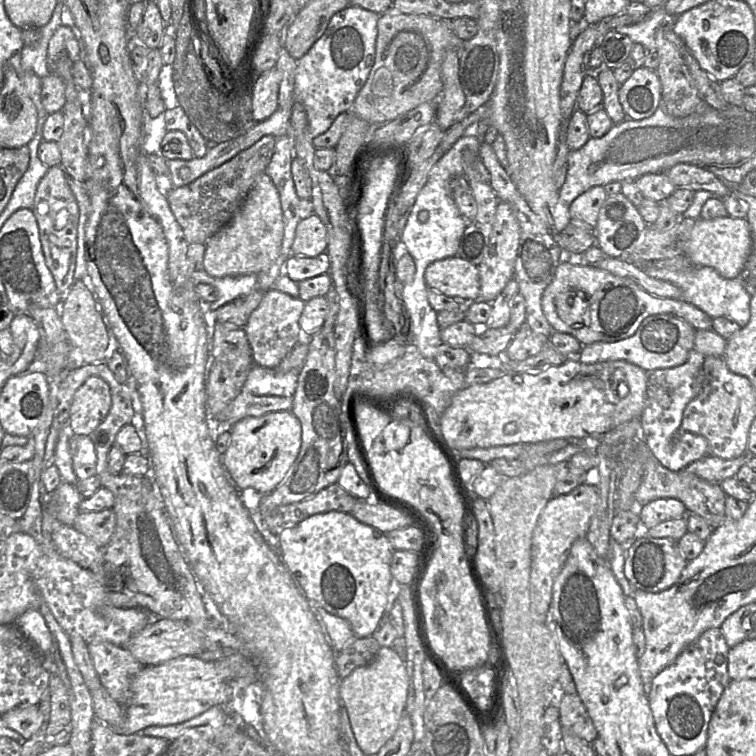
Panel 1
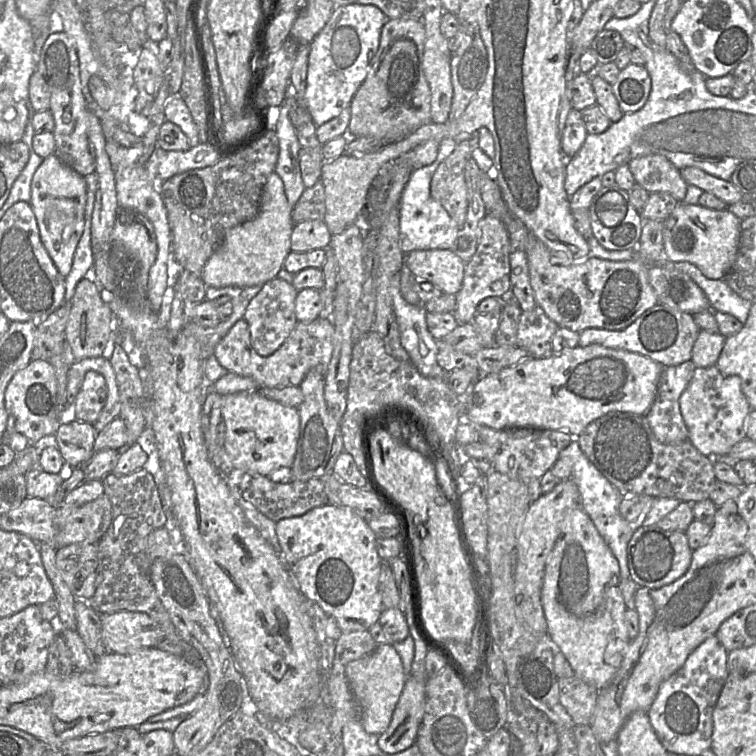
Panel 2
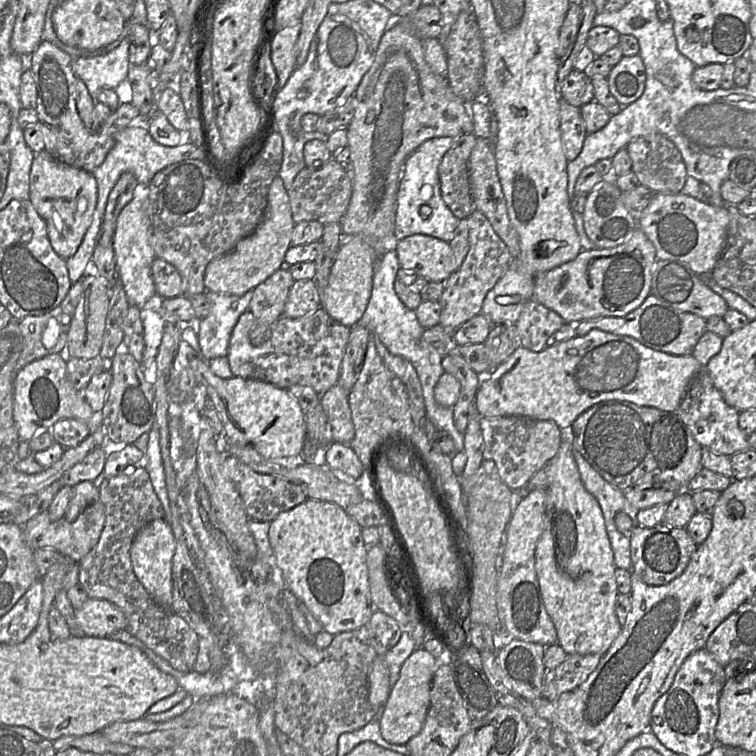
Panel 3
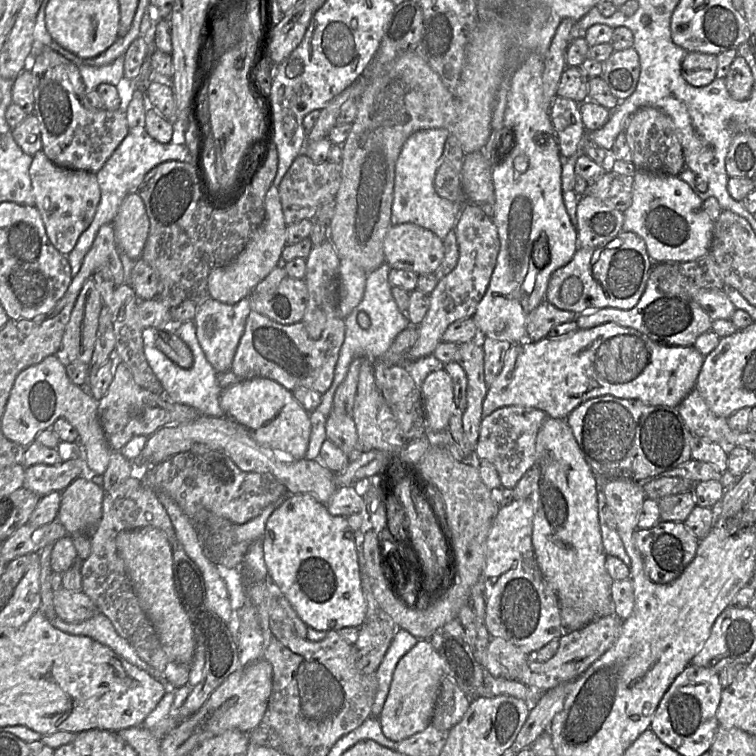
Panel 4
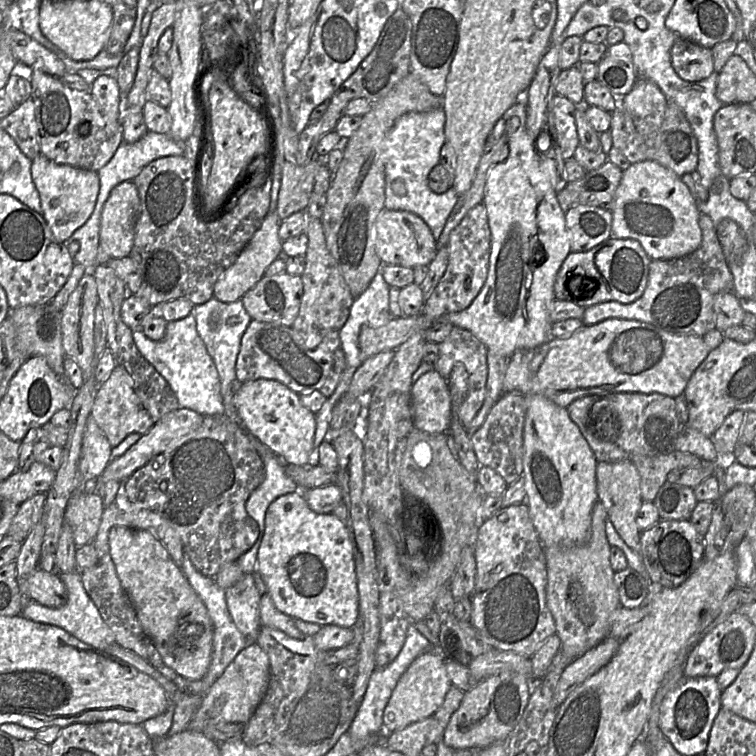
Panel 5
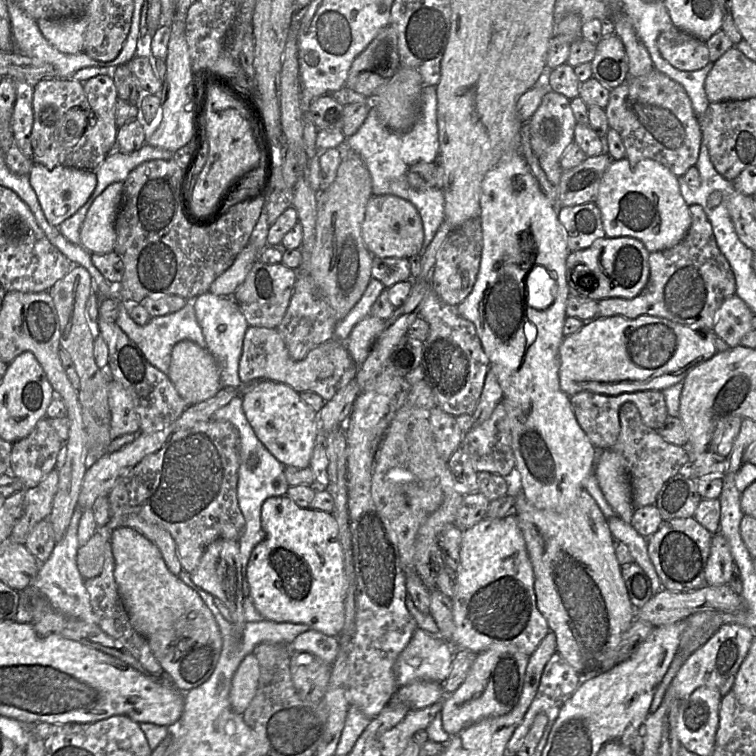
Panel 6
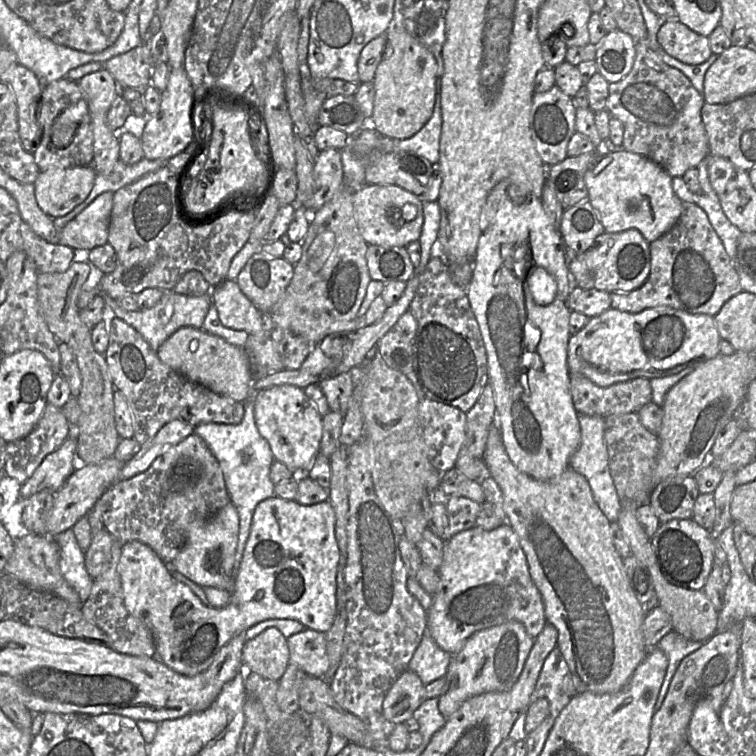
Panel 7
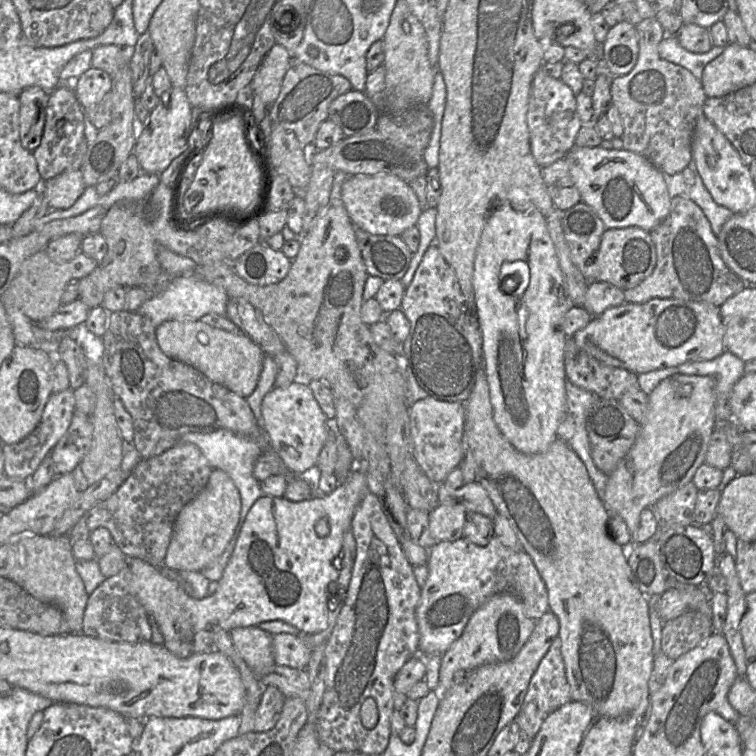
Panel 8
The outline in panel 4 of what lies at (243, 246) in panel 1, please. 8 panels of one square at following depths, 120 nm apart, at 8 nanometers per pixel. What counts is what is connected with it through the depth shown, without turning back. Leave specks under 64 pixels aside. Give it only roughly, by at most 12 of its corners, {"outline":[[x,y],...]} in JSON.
{"outline":[[278,187],[243,250],[213,269],[210,298],[235,304],[278,265],[287,244]]}

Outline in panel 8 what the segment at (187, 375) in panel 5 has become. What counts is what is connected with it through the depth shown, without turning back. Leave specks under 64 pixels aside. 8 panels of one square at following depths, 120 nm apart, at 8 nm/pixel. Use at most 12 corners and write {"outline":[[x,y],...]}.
{"outline":[[197,274],[173,277],[137,312],[168,320],[225,316],[221,287]]}

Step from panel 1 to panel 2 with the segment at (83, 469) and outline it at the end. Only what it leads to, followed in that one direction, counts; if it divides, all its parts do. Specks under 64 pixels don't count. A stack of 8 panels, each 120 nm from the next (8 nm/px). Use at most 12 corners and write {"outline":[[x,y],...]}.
{"outline":[[91,423],[60,424],[55,445],[66,464],[81,467],[94,455]]}

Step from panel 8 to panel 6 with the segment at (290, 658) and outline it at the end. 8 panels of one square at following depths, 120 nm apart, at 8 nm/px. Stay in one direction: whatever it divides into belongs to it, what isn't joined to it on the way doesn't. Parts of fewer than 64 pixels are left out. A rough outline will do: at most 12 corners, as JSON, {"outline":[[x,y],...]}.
{"outline":[[314,629],[299,634],[292,651],[314,654],[328,664],[340,649],[337,636]]}

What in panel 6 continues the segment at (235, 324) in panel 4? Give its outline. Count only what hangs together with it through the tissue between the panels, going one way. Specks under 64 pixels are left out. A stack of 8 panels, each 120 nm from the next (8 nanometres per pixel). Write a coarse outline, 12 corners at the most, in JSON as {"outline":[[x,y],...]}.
{"outline":[[233,297],[193,300],[221,388],[242,395],[239,361],[249,327]]}

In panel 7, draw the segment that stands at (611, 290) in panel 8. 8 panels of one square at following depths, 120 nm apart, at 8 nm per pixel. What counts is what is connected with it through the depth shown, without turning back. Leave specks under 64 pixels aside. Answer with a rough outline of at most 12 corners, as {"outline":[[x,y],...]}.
{"outline":[[574,286],[571,311],[593,318],[611,308],[610,293]]}

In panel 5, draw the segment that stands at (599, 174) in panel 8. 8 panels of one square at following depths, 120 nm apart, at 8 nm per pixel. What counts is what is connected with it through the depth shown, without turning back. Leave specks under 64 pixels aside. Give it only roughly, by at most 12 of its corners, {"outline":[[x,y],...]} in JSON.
{"outline":[[656,161],[623,170],[611,237],[651,260],[702,241],[701,212],[680,176]]}

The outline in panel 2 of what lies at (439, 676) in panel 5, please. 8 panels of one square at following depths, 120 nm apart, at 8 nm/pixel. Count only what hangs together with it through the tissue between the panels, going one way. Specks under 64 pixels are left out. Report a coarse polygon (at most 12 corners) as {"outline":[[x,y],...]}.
{"outline":[[408,676],[377,745],[385,753],[414,745],[425,682]]}

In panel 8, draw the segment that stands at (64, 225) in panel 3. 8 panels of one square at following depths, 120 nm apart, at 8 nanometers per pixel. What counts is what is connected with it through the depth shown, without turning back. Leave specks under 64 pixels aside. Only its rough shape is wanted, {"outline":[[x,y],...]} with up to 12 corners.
{"outline":[[80,169],[43,180],[49,209],[67,209],[86,184]]}

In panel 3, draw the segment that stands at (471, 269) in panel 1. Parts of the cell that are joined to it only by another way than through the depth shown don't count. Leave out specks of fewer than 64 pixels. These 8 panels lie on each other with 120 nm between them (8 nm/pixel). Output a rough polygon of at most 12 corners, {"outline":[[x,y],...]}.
{"outline":[[414,234],[397,241],[401,269],[428,282],[455,270],[449,242]]}

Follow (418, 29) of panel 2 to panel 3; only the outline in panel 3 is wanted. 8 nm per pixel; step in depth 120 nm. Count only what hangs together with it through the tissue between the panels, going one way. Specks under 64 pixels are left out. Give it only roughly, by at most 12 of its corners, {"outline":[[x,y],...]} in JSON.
{"outline":[[384,32],[353,95],[343,237],[395,250],[399,179],[435,137],[473,133],[470,104],[422,40]]}

